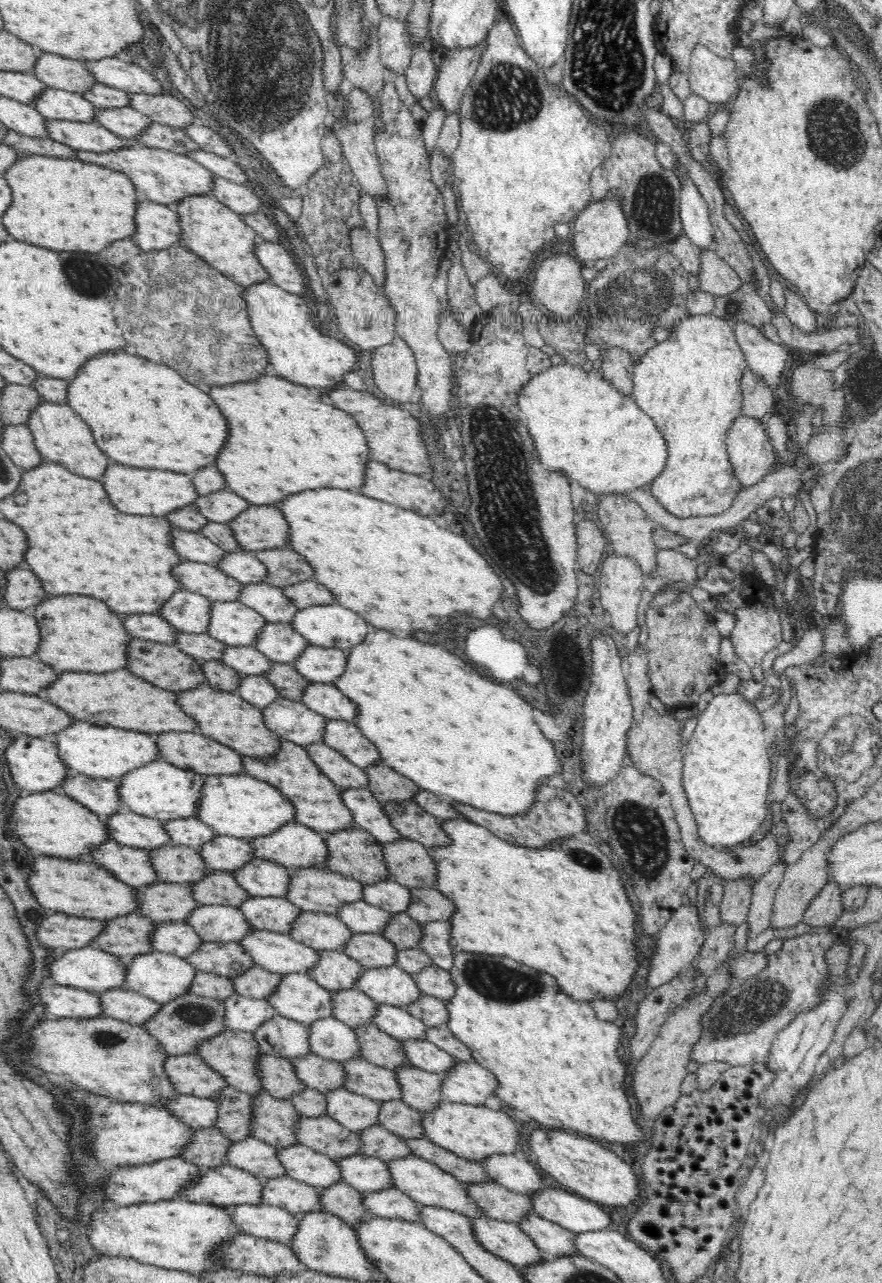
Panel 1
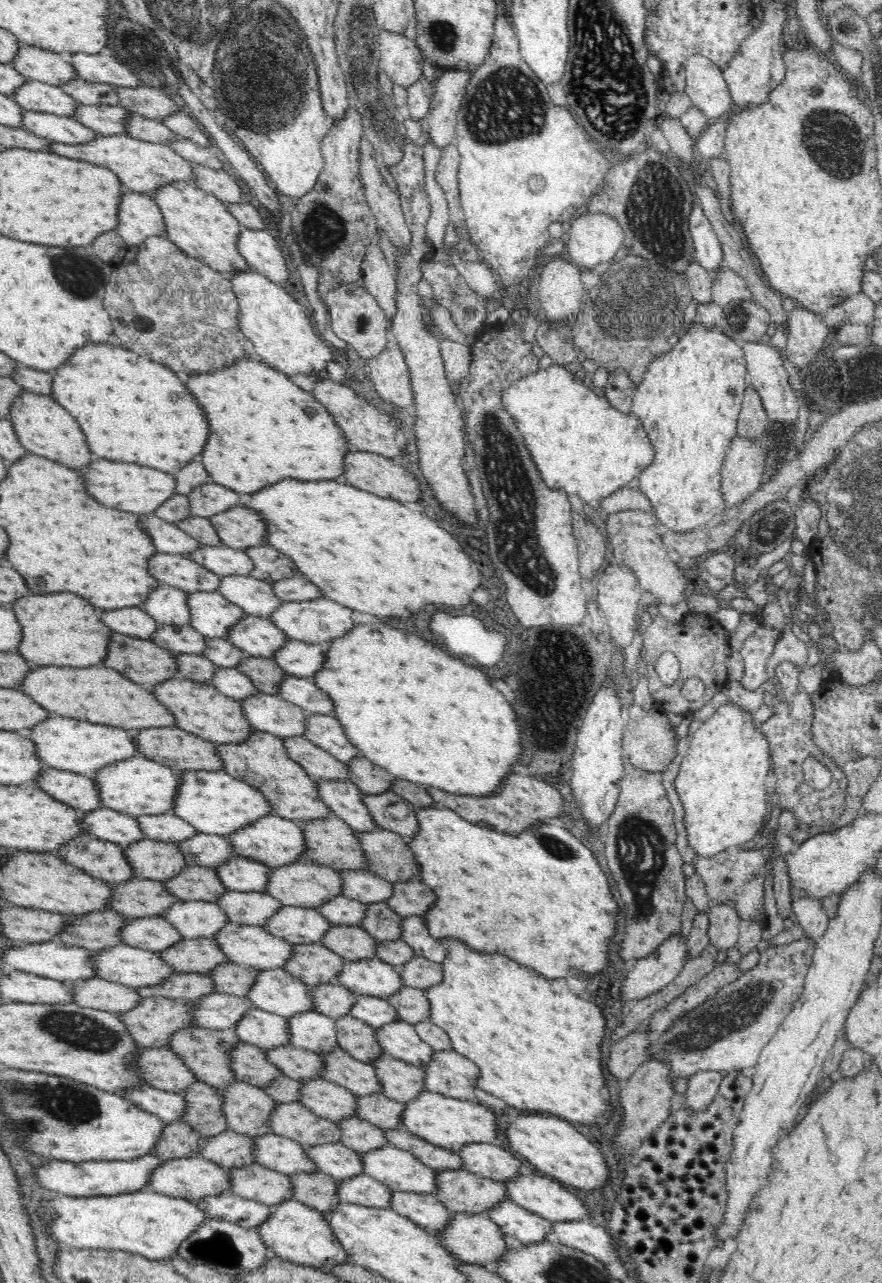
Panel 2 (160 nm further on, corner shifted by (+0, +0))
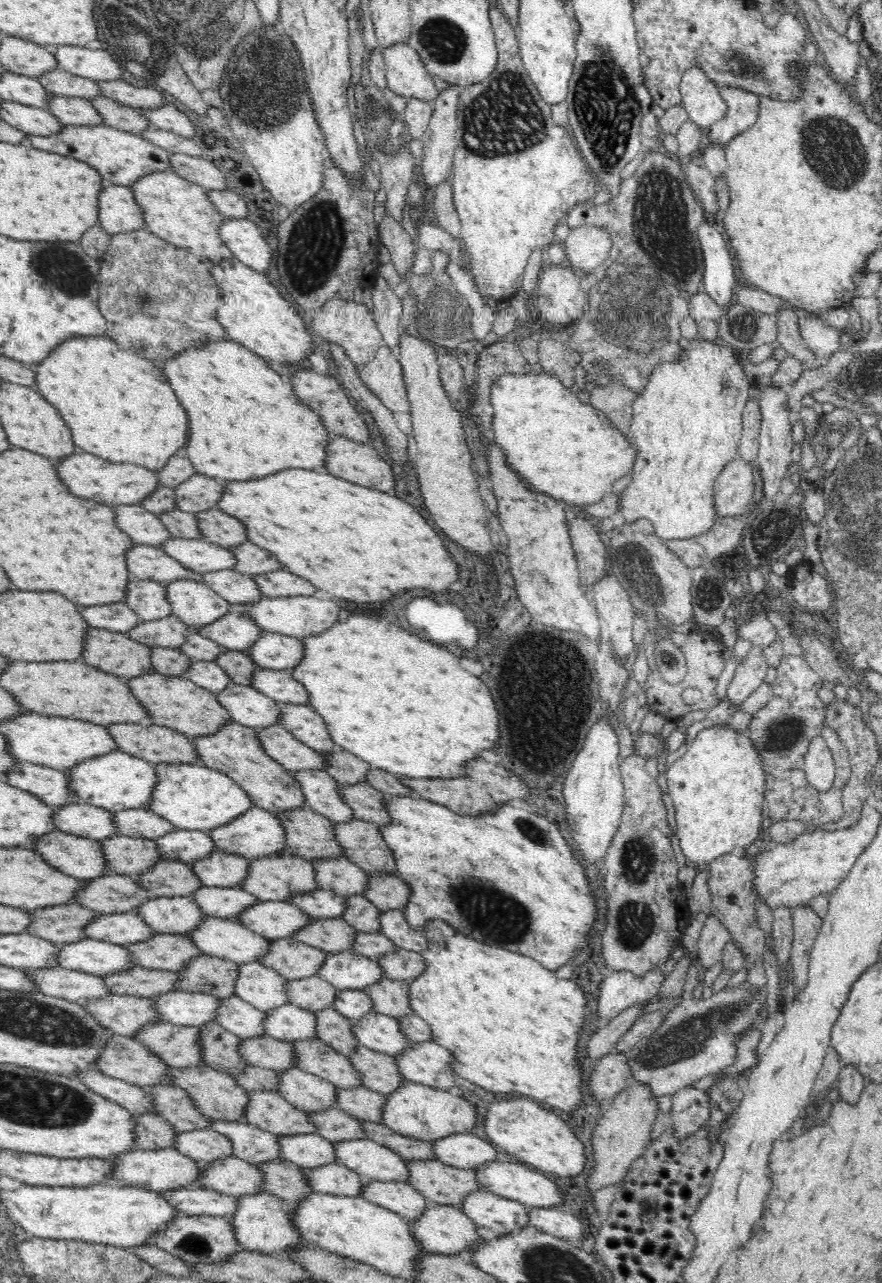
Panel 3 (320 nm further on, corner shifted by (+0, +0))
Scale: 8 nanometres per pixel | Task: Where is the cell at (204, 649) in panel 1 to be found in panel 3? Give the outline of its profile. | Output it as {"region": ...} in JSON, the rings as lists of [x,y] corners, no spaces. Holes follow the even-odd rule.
{"region":[[[173,614],[154,621],[139,621],[125,634],[132,640],[149,647],[178,649],[186,642],[189,626]]]}

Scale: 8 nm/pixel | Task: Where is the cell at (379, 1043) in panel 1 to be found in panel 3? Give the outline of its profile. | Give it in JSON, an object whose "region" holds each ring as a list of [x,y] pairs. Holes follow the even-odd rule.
{"region":[[[328,1008],[318,1010],[316,1016],[316,1039],[324,1041],[335,1051],[348,1055],[354,1046],[359,1044],[358,1039],[352,1035],[352,1020],[341,1016],[336,1010]]]}

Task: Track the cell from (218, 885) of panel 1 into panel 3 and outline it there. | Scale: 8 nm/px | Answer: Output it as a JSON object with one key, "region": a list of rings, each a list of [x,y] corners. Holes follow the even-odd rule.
{"region":[[[164,859],[134,879],[150,898],[189,897],[203,888],[202,882],[193,874],[190,865]]]}

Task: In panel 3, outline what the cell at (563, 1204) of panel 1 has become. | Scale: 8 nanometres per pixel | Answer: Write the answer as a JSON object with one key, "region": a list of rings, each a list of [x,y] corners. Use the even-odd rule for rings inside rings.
{"region":[[[488,1162],[482,1164],[478,1169],[474,1169],[476,1181],[479,1188],[490,1191],[502,1198],[515,1200],[526,1207],[534,1206],[554,1206],[560,1208],[564,1202],[564,1196],[560,1190],[556,1190],[554,1182],[548,1180],[546,1175],[526,1166],[526,1164],[514,1164],[512,1162]]]}

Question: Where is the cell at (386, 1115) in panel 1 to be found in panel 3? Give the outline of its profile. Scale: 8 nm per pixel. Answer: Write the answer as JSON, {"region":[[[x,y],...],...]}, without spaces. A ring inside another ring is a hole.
{"region":[[[362,1085],[354,1088],[337,1088],[335,1106],[357,1119],[380,1123],[386,1095]]]}

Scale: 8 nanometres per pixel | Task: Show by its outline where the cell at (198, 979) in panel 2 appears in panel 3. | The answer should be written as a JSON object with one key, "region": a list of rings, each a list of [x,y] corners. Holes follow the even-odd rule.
{"region":[[[138,965],[100,976],[108,992],[120,995],[134,995],[150,998],[154,994],[164,994],[175,990],[176,971],[142,968]]]}

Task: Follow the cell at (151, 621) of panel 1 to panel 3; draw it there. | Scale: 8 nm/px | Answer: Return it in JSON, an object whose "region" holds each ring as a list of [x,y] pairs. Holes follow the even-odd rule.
{"region":[[[123,601],[98,604],[96,606],[78,606],[82,619],[90,627],[106,629],[112,632],[126,633],[140,621],[134,611]]]}

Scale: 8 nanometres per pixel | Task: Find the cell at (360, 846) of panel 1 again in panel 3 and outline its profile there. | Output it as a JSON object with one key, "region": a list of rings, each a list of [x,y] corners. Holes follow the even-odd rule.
{"region":[[[306,806],[276,812],[284,827],[284,851],[310,861],[338,859],[342,845],[334,839],[333,822]]]}

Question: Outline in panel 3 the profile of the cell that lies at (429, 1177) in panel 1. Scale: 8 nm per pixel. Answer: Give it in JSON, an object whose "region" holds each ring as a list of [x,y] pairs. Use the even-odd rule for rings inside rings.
{"region":[[[354,1138],[332,1143],[337,1163],[361,1176],[361,1181],[408,1180],[406,1161],[392,1150],[368,1138]]]}

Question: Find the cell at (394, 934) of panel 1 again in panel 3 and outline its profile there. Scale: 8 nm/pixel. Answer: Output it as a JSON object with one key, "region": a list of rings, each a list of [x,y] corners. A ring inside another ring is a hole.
{"region":[[[362,895],[348,896],[345,900],[346,909],[340,918],[344,919],[357,932],[379,933],[381,927],[378,916],[381,912],[374,904],[371,904]]]}

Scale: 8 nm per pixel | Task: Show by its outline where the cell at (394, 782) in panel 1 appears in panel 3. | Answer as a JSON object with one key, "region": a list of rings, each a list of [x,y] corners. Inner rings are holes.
{"region":[[[336,745],[332,752],[322,750],[320,754],[324,757],[324,771],[340,785],[366,781],[366,772],[372,767],[355,754],[344,751]]]}

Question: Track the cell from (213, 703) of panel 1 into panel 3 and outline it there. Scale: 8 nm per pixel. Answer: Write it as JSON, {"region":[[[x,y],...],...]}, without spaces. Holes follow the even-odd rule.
{"region":[[[147,673],[143,676],[124,680],[132,695],[146,709],[149,724],[168,727],[185,736],[202,736],[216,732],[222,724],[231,720],[228,709],[222,707],[214,693],[202,688],[184,676],[165,676],[159,673]]]}

